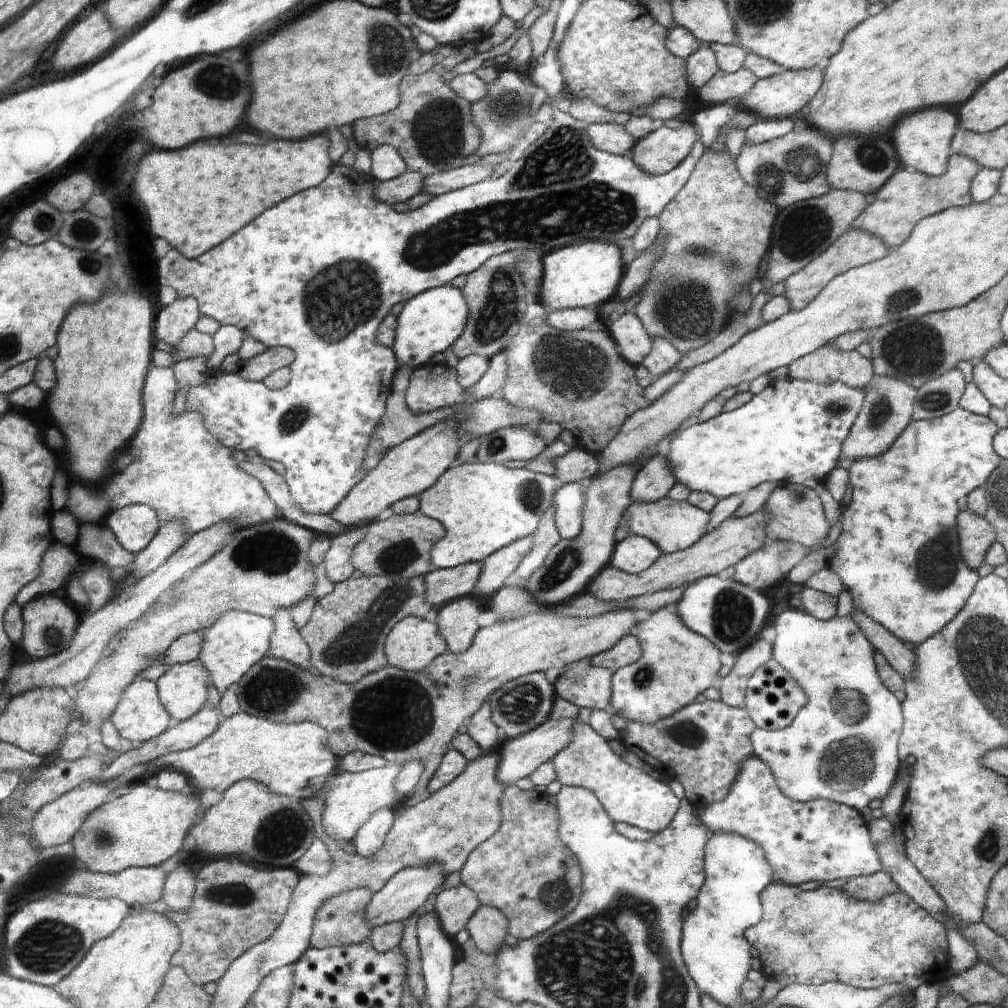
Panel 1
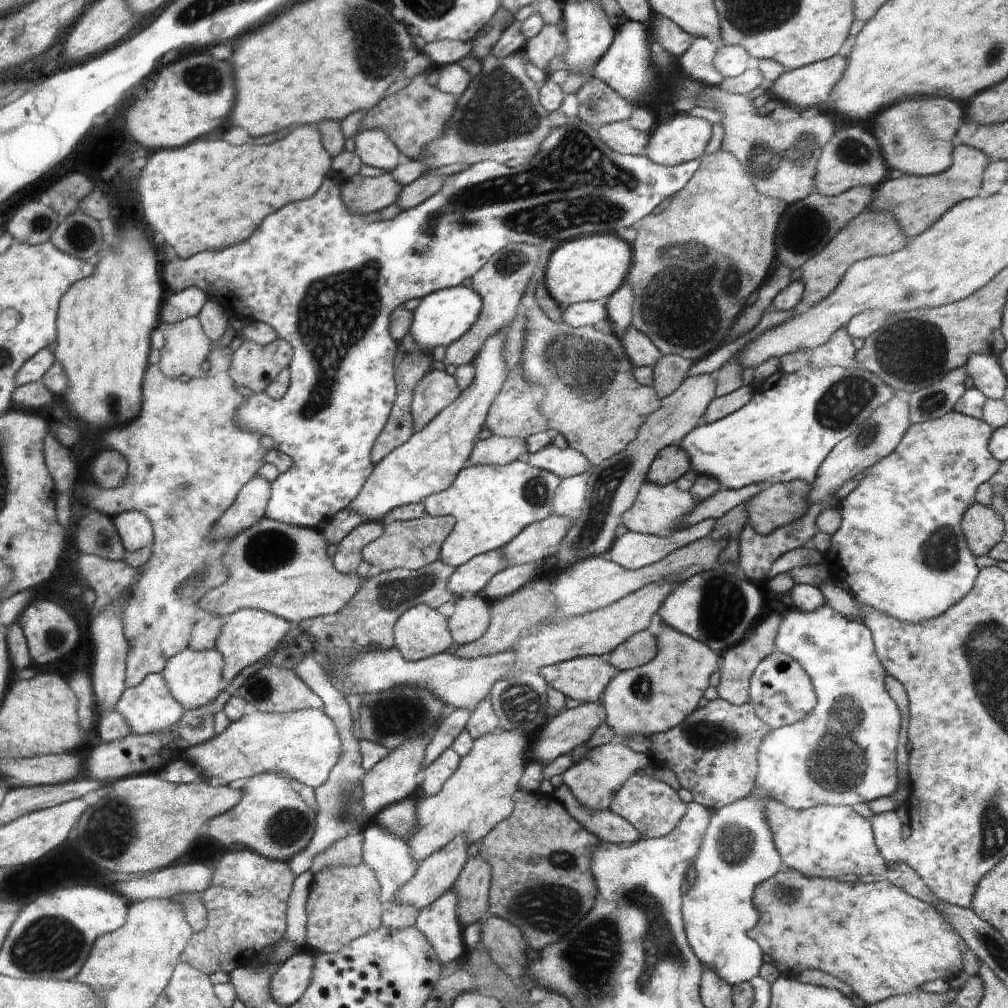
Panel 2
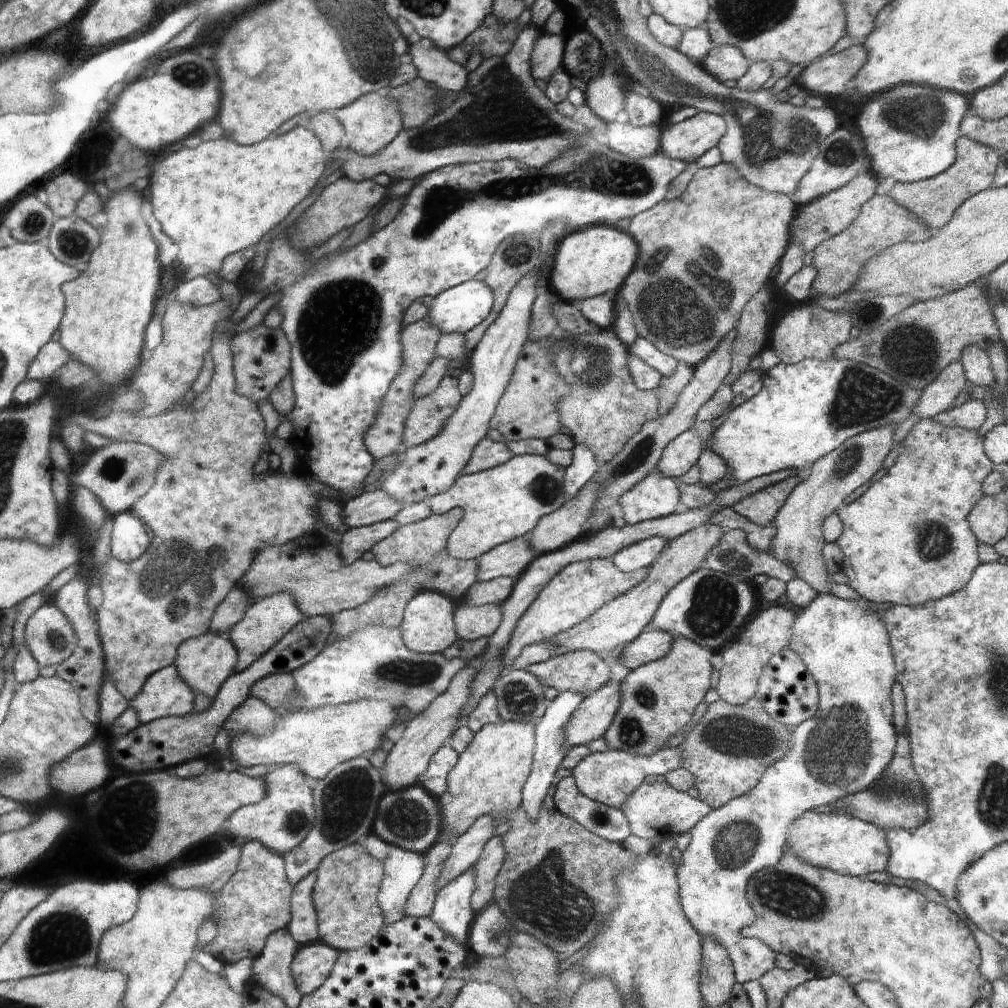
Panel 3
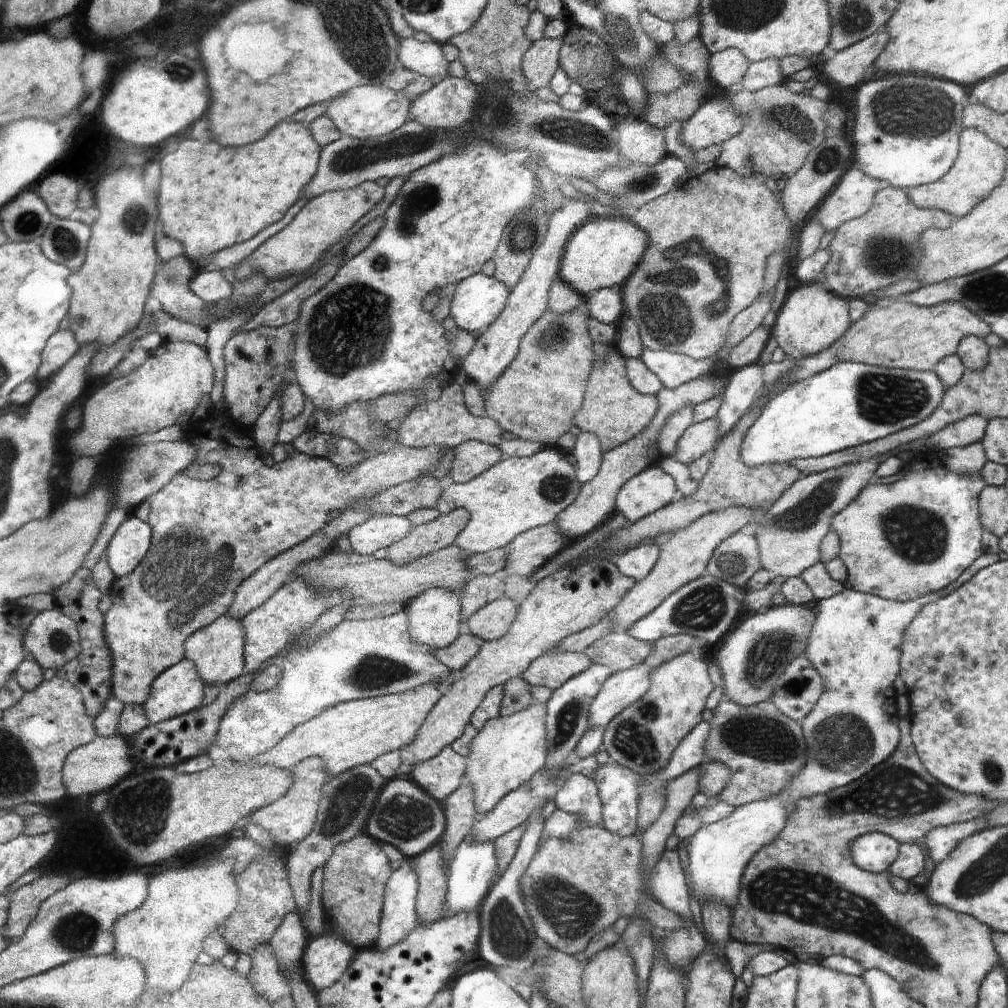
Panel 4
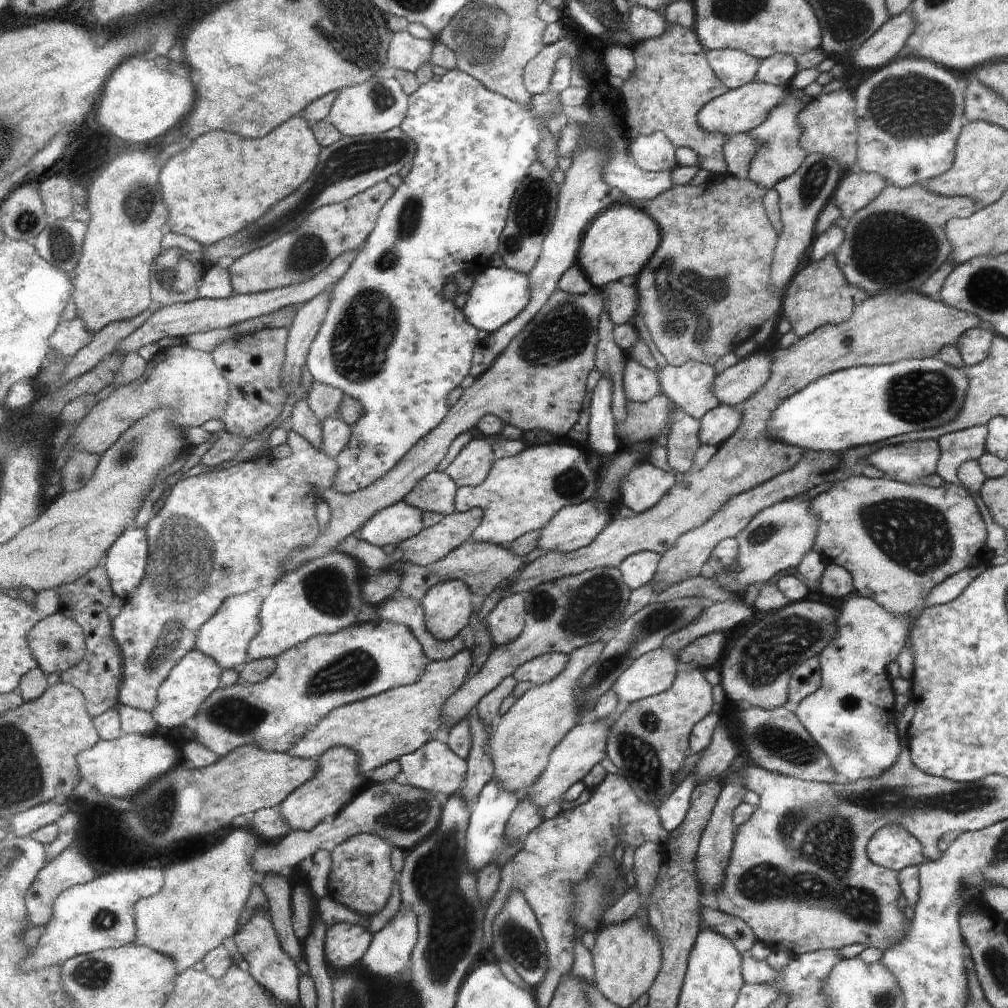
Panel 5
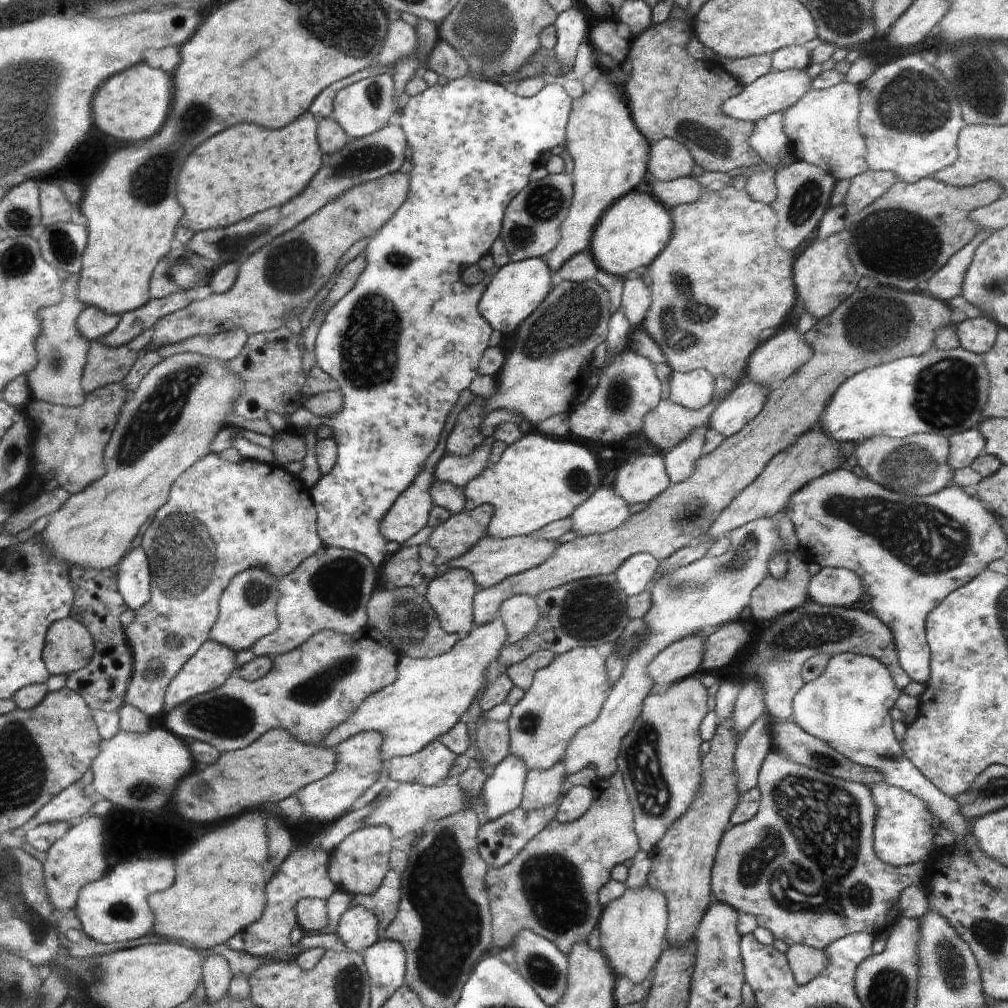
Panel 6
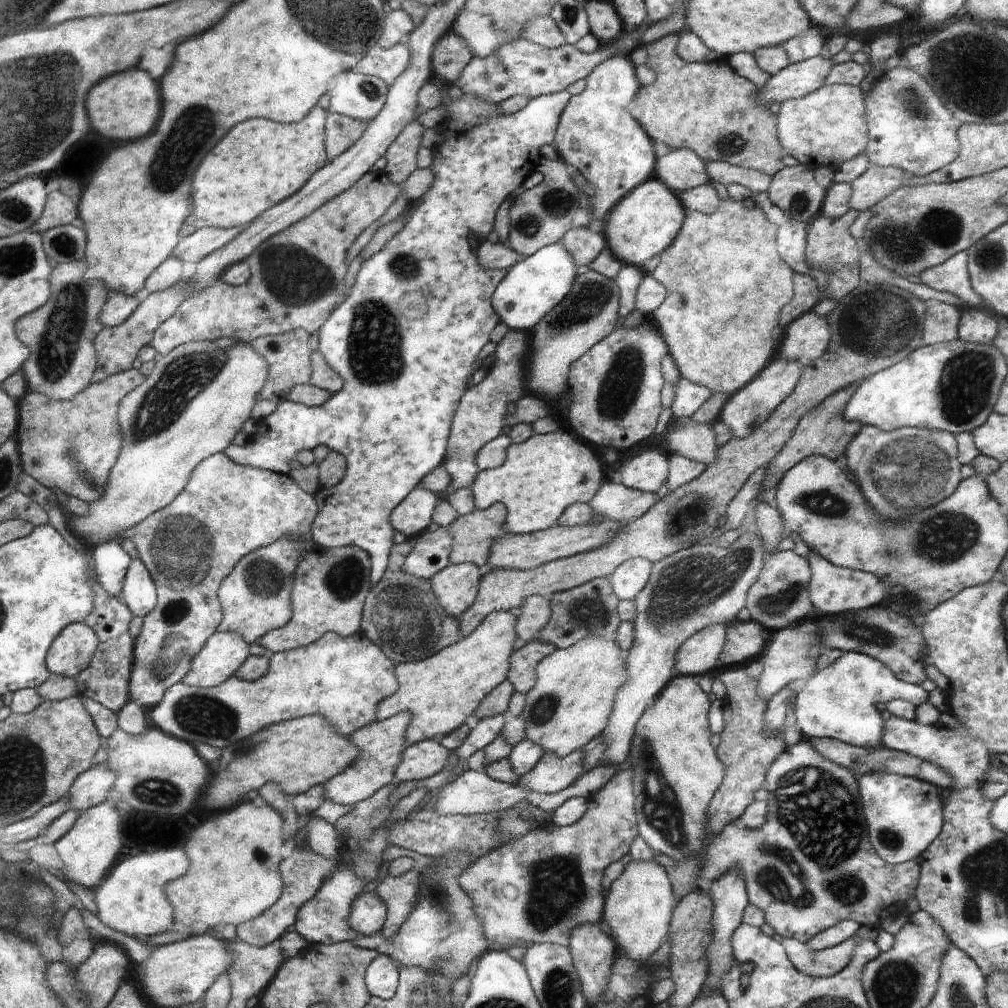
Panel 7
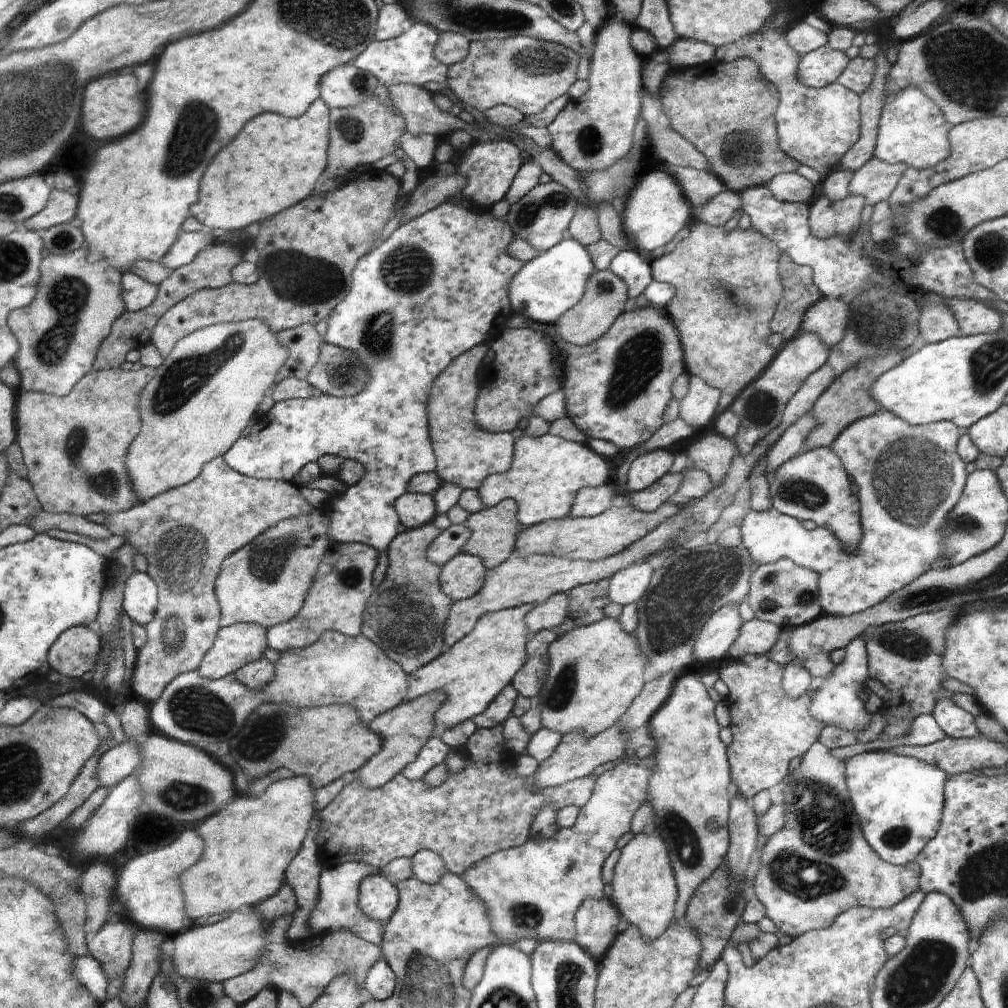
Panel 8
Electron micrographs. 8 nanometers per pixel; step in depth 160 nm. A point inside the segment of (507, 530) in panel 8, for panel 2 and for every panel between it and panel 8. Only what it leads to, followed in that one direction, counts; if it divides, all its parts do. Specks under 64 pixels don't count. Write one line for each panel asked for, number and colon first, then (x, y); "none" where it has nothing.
2: (412, 544)
3: (416, 543)
4: (430, 537)
5: (429, 546)
6: (456, 536)
7: (472, 535)

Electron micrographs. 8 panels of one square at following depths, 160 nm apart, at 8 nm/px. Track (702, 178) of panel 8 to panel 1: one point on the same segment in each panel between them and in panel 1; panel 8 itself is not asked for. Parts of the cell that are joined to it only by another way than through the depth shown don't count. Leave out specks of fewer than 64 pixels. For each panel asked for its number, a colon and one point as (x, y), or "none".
1: (614, 138)
2: (622, 137)
3: (633, 141)
4: (639, 142)
5: (655, 152)
6: (669, 159)
7: (680, 170)

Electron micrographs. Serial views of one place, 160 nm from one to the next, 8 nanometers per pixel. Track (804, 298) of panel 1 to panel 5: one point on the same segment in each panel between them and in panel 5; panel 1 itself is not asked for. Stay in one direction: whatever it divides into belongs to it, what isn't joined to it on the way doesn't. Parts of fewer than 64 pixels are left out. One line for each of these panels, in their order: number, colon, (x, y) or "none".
2: (870, 233)
3: (841, 262)
4: (869, 252)
5: (899, 240)

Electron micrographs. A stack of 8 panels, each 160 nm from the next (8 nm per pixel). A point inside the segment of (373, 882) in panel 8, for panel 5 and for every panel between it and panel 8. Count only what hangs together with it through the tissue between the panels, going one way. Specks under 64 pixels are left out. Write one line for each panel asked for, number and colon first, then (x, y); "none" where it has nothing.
5: (345, 943)
6: (358, 928)
7: (369, 913)

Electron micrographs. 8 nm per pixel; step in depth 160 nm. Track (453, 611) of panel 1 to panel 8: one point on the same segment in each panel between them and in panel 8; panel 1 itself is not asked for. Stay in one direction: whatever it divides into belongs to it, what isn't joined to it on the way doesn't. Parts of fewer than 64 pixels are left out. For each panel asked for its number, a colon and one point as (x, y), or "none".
2: (471, 618)
3: (473, 622)
4: (491, 622)
5: (507, 620)
6: (520, 613)
7: (535, 613)
8: (548, 616)

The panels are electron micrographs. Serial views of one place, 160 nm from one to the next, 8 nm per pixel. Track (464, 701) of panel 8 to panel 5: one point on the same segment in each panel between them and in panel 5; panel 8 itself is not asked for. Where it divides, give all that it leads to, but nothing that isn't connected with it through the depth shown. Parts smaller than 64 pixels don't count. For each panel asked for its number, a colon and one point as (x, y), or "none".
5: (383, 728)
6: (429, 695)
7: (441, 691)

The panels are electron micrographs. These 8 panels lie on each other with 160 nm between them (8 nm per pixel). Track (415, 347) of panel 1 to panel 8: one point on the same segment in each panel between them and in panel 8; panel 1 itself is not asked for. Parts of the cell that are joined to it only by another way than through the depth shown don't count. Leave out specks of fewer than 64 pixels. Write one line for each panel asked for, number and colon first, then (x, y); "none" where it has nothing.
2: (444, 316)
3: (458, 310)
4: (478, 301)
5: (498, 295)
6: (517, 289)
7: (532, 288)
8: (546, 286)

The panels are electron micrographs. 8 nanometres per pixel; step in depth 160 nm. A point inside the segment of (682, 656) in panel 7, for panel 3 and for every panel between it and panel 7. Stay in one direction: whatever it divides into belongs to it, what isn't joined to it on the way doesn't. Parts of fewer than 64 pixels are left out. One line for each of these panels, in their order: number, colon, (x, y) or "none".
3: (594, 715)
4: (623, 687)
5: (653, 673)
6: (682, 659)

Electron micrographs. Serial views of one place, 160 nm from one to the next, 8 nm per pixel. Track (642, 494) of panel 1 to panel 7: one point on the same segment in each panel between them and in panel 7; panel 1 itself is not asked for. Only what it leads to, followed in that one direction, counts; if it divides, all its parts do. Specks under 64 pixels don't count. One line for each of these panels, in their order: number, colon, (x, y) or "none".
2: (673, 461)
3: (681, 454)
4: (701, 438)
5: (717, 425)
6: (729, 417)
7: (744, 412)

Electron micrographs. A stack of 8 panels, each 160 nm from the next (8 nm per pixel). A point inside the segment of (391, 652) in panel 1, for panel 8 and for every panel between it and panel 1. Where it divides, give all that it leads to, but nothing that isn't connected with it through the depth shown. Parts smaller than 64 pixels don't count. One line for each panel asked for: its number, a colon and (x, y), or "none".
2: (422, 631)
3: (427, 628)
4: (434, 617)
5: (447, 606)
6: (452, 593)
7: (455, 586)
8: (462, 577)

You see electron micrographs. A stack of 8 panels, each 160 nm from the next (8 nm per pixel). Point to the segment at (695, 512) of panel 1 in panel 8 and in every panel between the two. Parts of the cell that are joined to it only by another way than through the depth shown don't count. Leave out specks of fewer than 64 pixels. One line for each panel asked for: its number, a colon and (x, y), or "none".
2: (659, 510)
3: (655, 496)
4: (651, 489)
5: (642, 487)
6: (641, 481)
7: (646, 472)
8: (648, 468)

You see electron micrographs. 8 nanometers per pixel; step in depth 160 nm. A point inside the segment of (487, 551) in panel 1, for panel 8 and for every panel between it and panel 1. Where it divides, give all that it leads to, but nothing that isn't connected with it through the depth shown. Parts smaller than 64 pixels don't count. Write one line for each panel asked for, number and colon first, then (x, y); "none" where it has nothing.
2: (491, 504)
3: (497, 505)
4: (519, 493)
5: (522, 493)
6: (538, 480)
7: (542, 477)
8: (547, 474)

